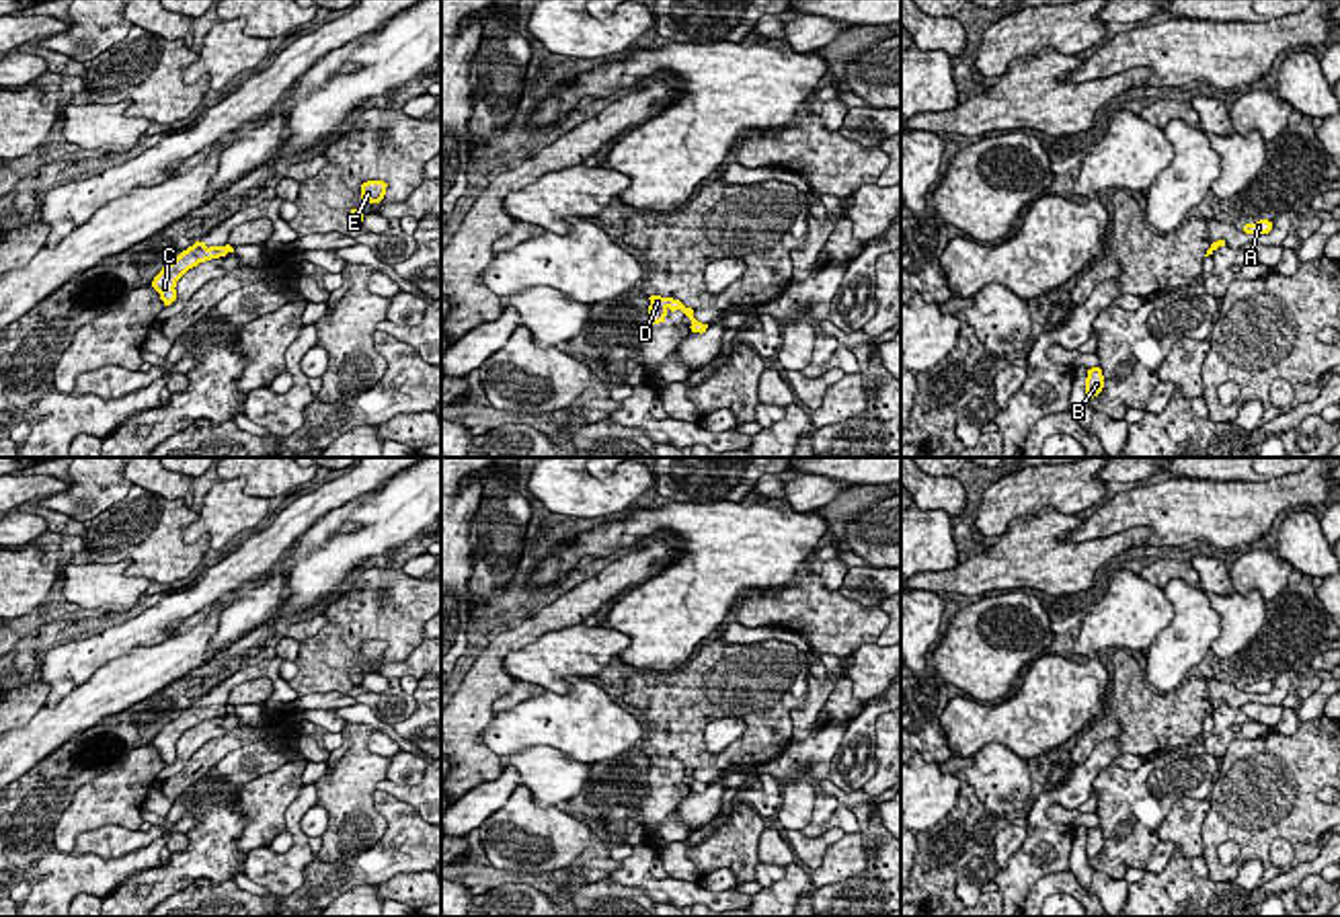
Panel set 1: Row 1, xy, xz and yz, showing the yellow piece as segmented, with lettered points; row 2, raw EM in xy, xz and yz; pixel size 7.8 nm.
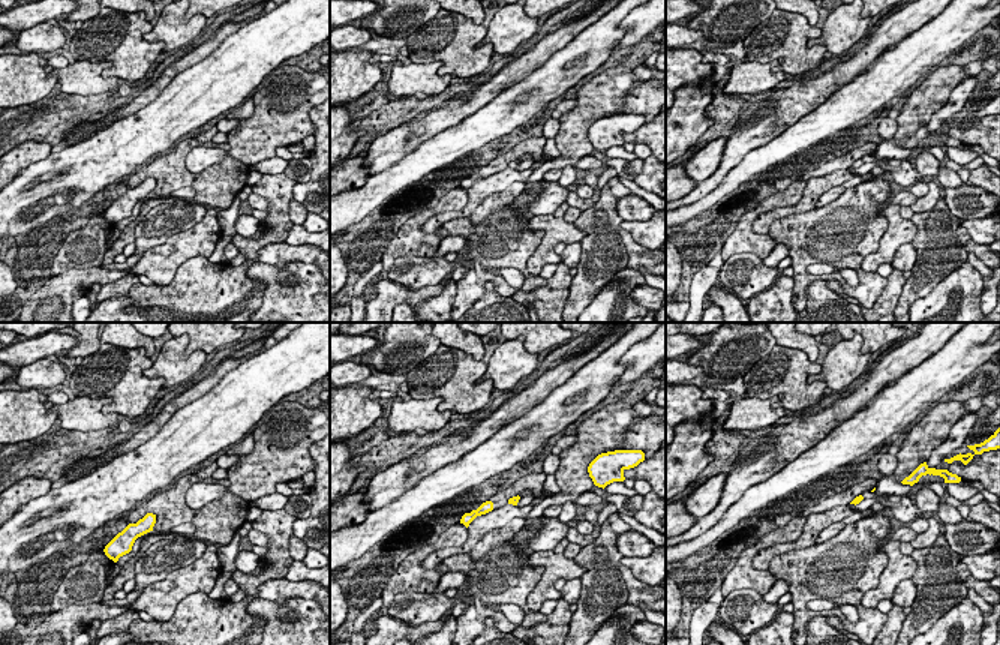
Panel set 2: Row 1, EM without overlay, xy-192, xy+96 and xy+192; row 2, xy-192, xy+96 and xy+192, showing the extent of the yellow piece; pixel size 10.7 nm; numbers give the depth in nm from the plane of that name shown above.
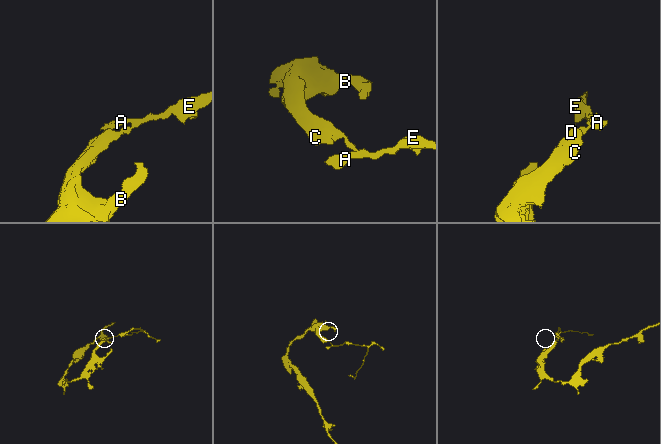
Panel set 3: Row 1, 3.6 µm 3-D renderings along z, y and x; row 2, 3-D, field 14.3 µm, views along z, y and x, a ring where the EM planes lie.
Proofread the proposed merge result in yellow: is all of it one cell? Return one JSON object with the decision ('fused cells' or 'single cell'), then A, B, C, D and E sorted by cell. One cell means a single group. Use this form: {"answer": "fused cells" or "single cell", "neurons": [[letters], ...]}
{"answer": "fused cells", "neurons": [["A", "E"], ["B", "C", "D"]]}

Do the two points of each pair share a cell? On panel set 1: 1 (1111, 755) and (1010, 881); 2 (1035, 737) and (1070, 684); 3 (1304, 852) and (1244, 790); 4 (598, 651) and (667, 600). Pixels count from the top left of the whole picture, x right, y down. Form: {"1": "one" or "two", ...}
{"1": "one", "2": "one", "3": "one", "4": "two"}

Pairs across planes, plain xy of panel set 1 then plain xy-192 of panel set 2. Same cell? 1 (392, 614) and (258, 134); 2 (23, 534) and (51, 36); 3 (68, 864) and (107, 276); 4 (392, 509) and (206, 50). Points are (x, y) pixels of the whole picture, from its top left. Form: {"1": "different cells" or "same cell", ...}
{"1": "same cell", "2": "same cell", "3": "same cell", "4": "different cells"}

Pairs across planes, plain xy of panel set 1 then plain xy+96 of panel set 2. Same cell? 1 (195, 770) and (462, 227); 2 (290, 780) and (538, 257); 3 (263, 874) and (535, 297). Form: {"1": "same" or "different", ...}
{"1": "different", "2": "same", "3": "same"}

